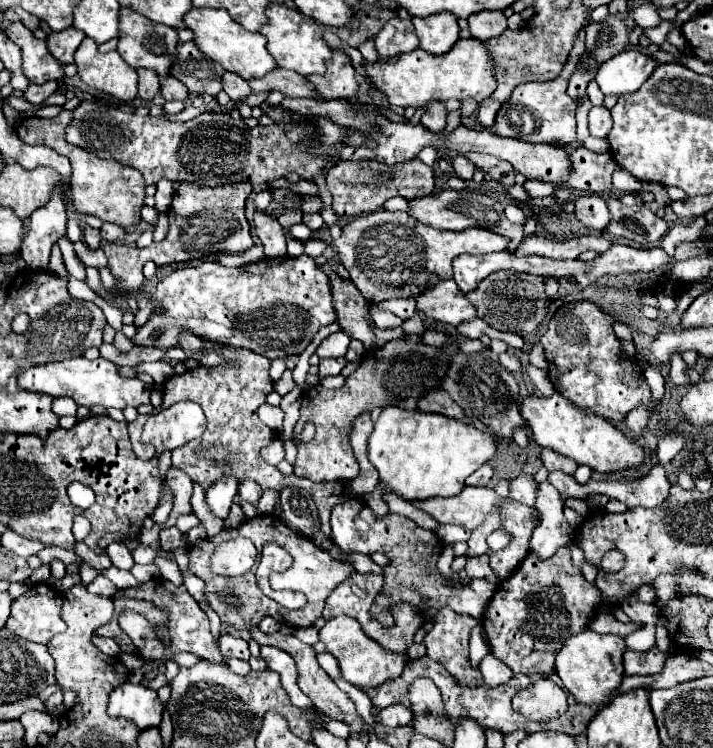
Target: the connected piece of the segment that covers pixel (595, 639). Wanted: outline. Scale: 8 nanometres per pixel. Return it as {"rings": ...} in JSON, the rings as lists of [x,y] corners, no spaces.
{"rings":[[[586,628],[580,634],[566,640],[566,644],[556,656],[556,672],[564,688],[568,688],[580,704],[598,704],[600,708],[604,708],[610,704],[610,692],[616,692],[618,684],[622,684],[624,650],[626,644],[622,636],[612,636],[612,634],[600,636],[590,628]]]}

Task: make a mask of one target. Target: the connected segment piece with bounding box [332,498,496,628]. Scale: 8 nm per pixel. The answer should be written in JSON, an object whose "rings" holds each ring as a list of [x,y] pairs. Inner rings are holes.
{"rings":[[[352,498],[344,504],[334,506],[332,510],[332,540],[334,544],[344,552],[358,552],[362,554],[374,554],[382,552],[388,556],[387,566],[383,566],[384,587],[382,592],[376,596],[372,604],[372,618],[384,626],[394,626],[394,616],[390,610],[402,602],[414,604],[418,610],[430,608],[452,608],[458,614],[468,614],[474,618],[480,618],[486,610],[486,604],[490,602],[496,586],[482,579],[474,579],[464,586],[456,588],[450,578],[438,572],[436,562],[442,554],[442,540],[430,530],[418,528],[412,520],[388,512],[386,516],[374,516],[374,512],[360,500]],[[354,530],[354,534],[352,534]],[[434,542],[436,542],[436,560],[434,560]]]}

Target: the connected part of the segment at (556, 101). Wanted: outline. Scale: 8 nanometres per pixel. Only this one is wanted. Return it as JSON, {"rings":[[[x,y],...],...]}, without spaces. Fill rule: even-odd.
{"rings":[[[584,28],[582,32],[578,32],[576,40],[574,40],[574,48],[570,50],[570,56],[560,72],[560,76],[556,80],[550,82],[528,82],[528,84],[520,84],[516,86],[516,90],[512,92],[512,96],[504,102],[504,106],[498,110],[496,116],[496,134],[498,136],[508,136],[508,138],[518,138],[518,140],[526,140],[532,144],[562,144],[564,148],[576,148],[580,146],[580,142],[576,140],[576,118],[574,118],[574,110],[576,104],[574,100],[566,94],[566,84],[570,80],[570,76],[574,74],[578,60],[584,52]]]}

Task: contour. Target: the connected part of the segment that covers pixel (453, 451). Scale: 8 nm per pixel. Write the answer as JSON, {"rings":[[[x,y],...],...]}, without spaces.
{"rings":[[[388,406],[382,410],[378,422],[374,424],[374,432],[368,440],[368,456],[370,462],[380,472],[380,480],[386,482],[394,494],[404,500],[426,500],[434,496],[456,496],[464,488],[464,480],[476,472],[482,464],[486,464],[496,454],[496,436],[490,432],[476,430],[472,424],[442,416],[442,414],[426,414],[420,410],[402,410],[396,406]]]}

